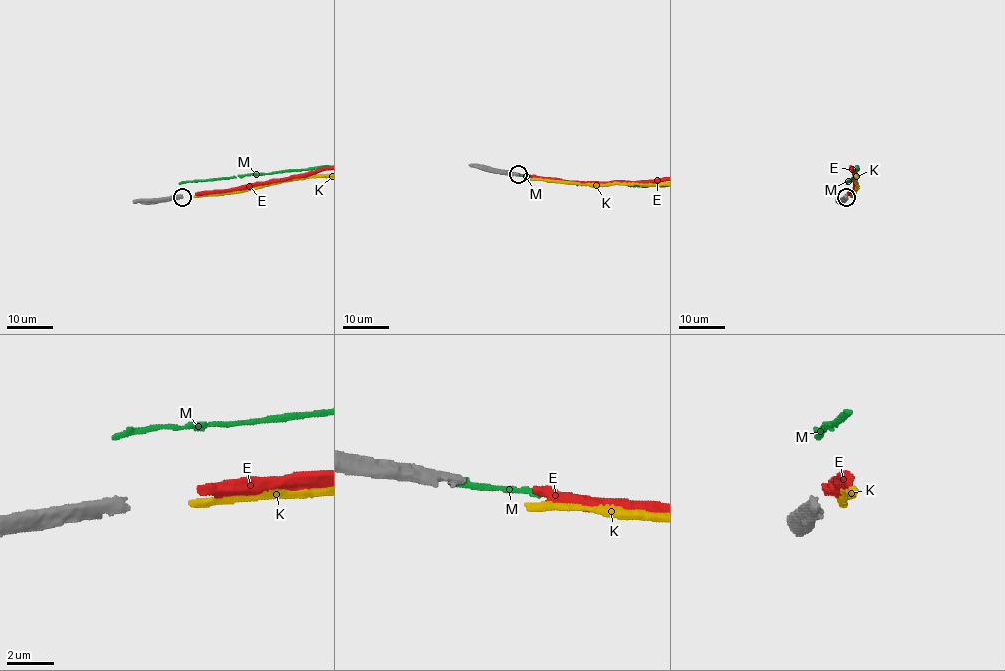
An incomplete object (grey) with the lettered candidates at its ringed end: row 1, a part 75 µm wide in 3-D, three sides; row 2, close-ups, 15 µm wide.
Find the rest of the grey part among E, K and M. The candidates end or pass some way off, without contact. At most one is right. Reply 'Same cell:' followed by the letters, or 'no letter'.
Same cell: E

